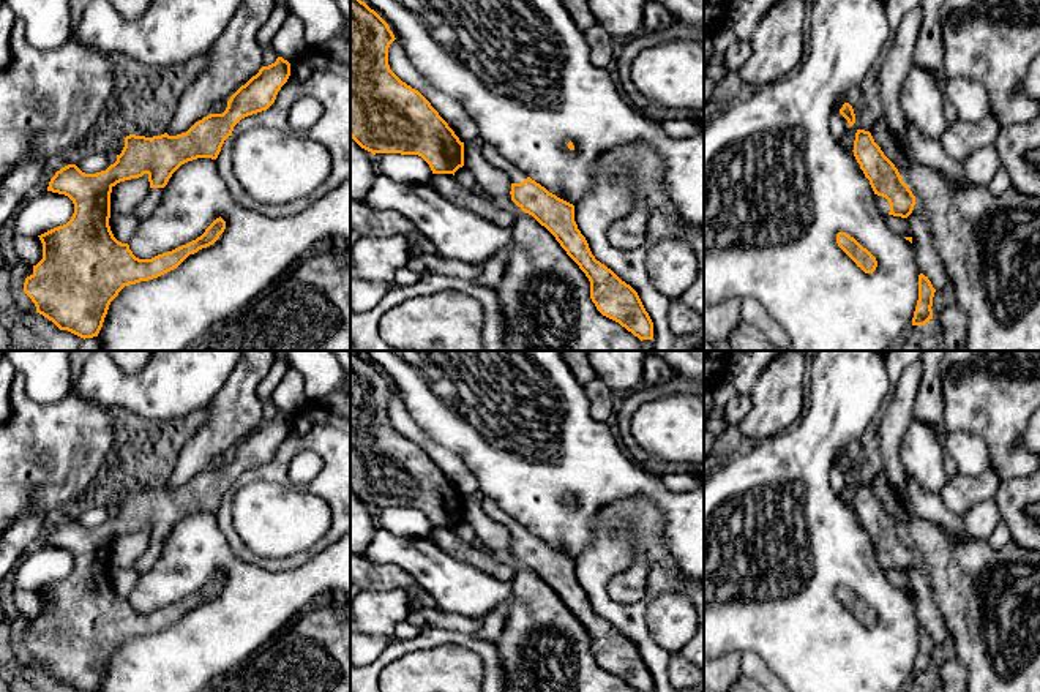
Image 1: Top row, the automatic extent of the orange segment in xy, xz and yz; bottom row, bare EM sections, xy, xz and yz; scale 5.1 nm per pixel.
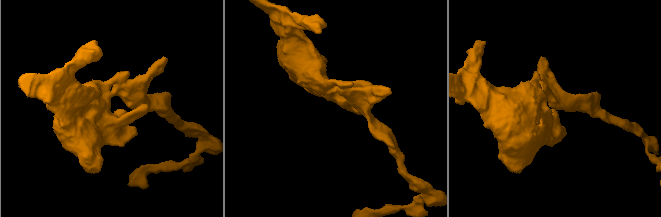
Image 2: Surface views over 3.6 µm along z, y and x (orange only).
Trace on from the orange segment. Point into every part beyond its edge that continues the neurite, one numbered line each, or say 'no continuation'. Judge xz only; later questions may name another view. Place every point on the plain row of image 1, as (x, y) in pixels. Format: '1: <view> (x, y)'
1: xz (491, 509)

